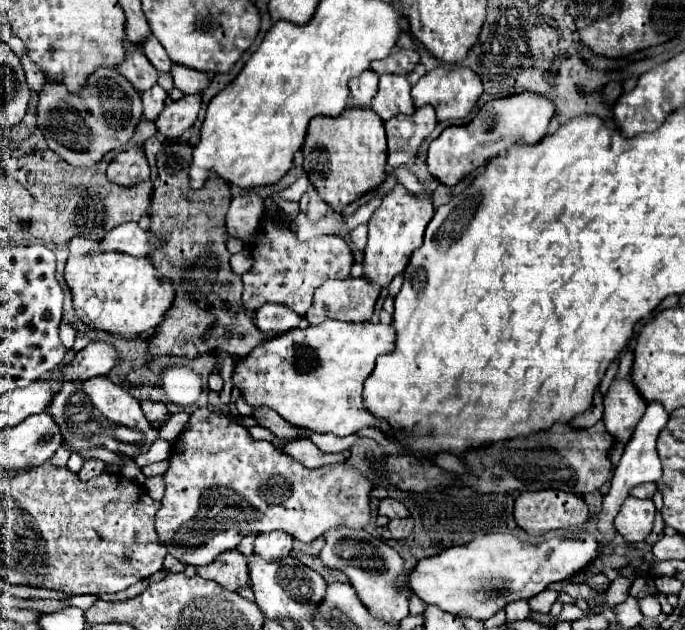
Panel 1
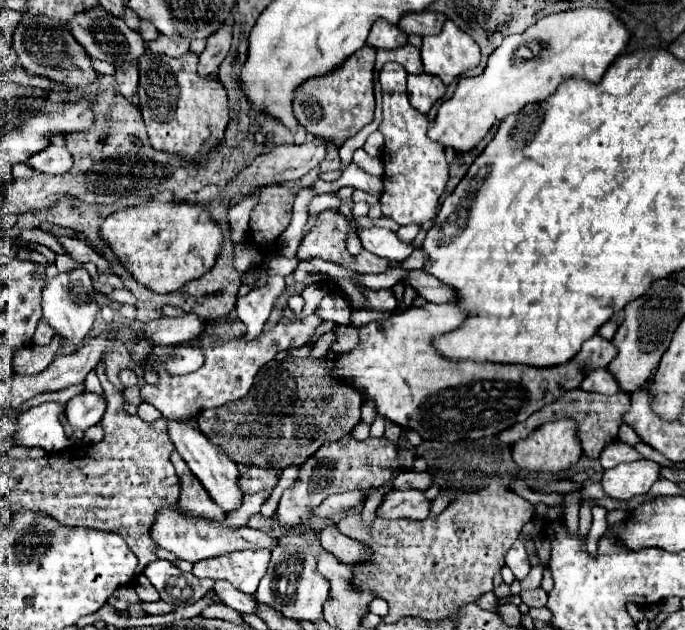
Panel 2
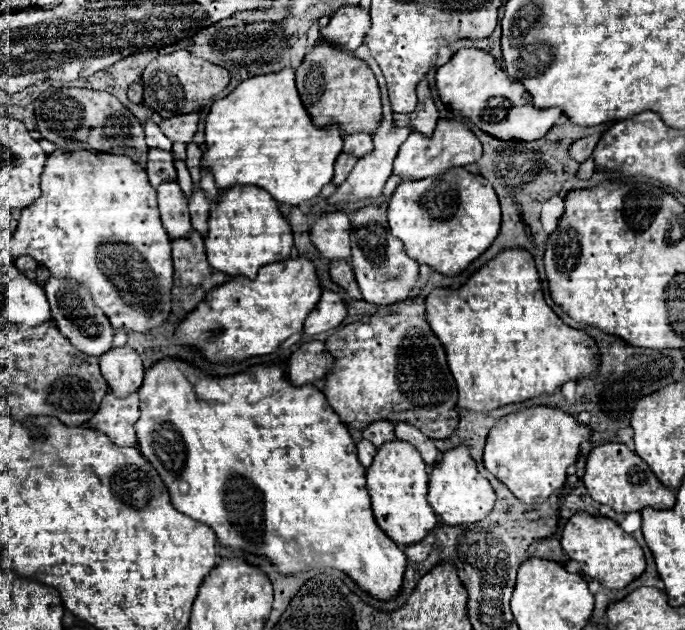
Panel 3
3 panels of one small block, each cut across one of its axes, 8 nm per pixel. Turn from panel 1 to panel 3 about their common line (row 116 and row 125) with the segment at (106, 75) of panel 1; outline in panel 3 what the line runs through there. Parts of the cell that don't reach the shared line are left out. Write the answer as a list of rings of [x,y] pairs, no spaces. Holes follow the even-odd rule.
[[[48,88],[34,102],[34,112],[40,134],[56,146],[66,142],[86,142],[96,152],[124,154],[146,168],[148,146],[144,142],[144,128],[112,94],[86,88]]]

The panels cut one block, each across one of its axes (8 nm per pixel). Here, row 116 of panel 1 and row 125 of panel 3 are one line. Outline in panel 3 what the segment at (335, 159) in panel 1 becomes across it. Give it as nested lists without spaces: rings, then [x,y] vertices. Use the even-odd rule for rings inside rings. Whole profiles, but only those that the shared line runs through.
[[[316,42],[300,68],[296,68],[296,86],[314,126],[326,128],[336,124],[342,136],[352,132],[374,134],[382,120],[380,90],[372,70],[338,46]]]

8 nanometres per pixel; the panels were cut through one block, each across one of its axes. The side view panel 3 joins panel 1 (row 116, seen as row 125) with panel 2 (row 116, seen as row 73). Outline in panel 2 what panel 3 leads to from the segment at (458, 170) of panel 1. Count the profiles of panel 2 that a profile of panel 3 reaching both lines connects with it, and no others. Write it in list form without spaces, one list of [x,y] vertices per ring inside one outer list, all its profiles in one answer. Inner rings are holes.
[[[584,6],[576,10],[564,10],[550,16],[544,16],[534,26],[526,28],[522,34],[506,36],[504,42],[490,54],[488,64],[482,74],[472,78],[462,78],[456,86],[456,92],[450,100],[446,100],[434,120],[434,126],[428,130],[428,136],[440,142],[446,148],[454,148],[458,152],[472,150],[486,132],[508,114],[514,114],[528,102],[542,102],[546,100],[562,80],[566,78],[584,78],[590,82],[600,82],[608,66],[616,56],[620,56],[630,40],[630,32],[622,20],[618,20],[610,10]]]

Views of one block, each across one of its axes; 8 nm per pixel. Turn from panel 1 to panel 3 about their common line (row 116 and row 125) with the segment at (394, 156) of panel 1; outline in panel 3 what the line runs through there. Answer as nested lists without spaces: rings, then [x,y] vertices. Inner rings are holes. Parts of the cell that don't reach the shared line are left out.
[[[426,78],[418,84],[416,94],[418,94],[416,110],[410,114],[394,114],[394,124],[398,128],[406,126],[406,128],[412,128],[412,132],[420,132],[424,136],[430,136],[436,128],[436,122],[438,122],[438,110],[434,106],[432,96],[430,96]]]

